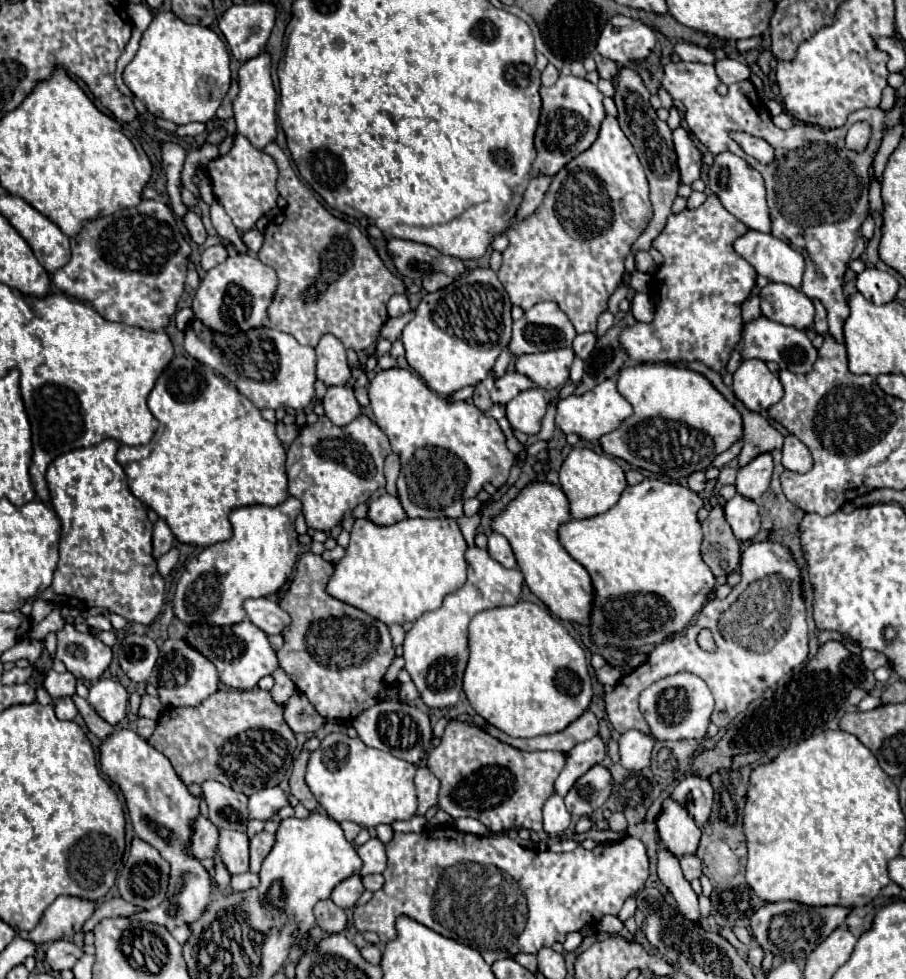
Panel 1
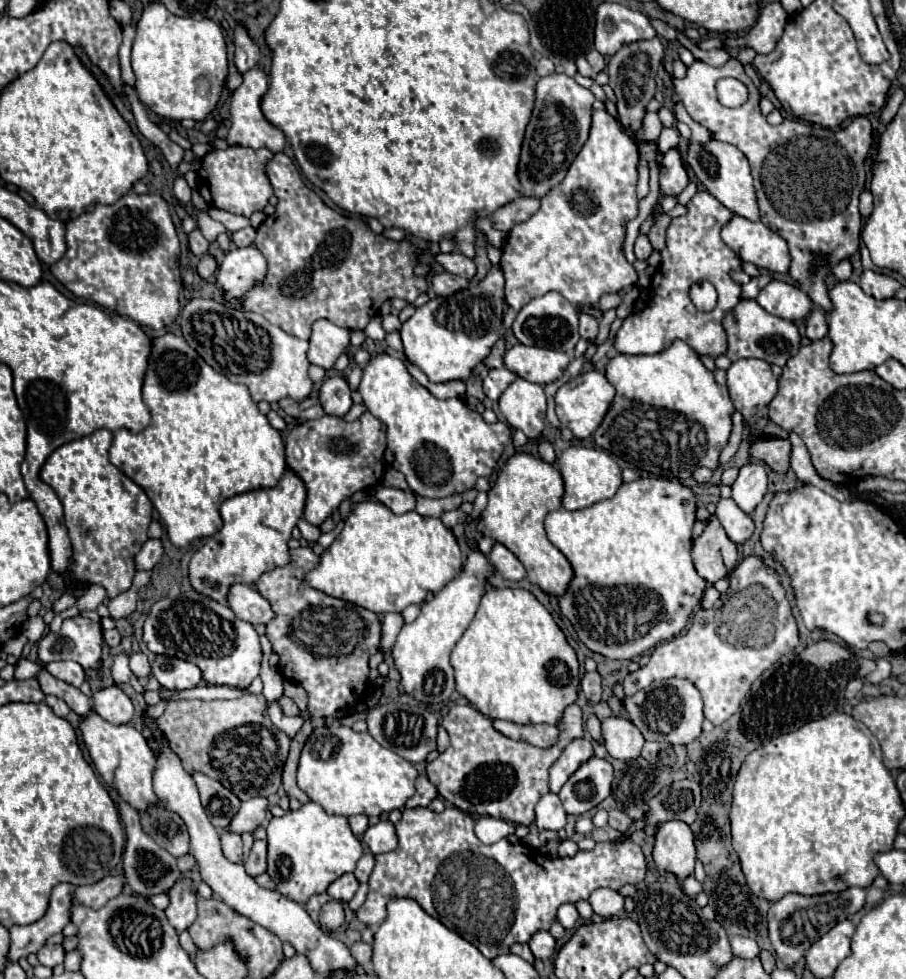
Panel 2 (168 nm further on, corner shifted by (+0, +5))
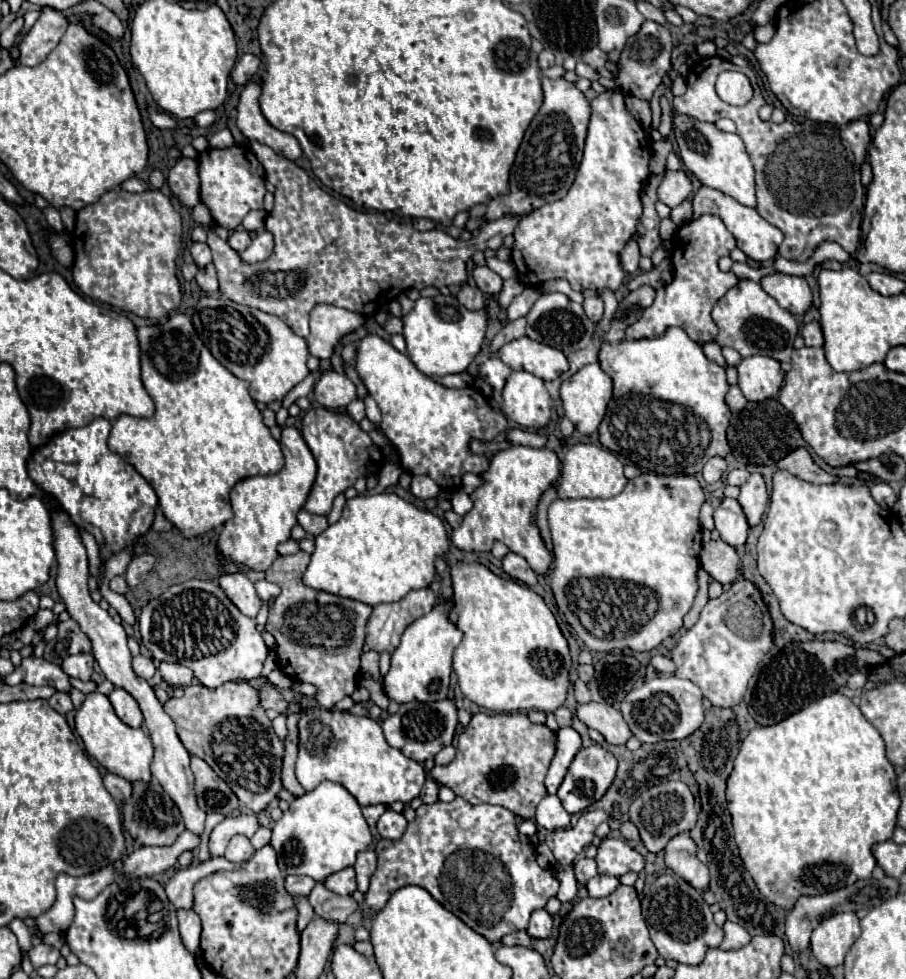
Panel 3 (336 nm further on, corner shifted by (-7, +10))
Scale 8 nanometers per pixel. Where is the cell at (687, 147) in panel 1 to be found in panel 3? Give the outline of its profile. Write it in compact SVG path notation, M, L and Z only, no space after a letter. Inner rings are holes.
M666 170L662 184L658 186L658 200L670 208L678 206L692 192L692 182L684 170Z

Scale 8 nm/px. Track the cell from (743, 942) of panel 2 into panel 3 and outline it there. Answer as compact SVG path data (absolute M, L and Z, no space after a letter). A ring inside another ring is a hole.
M726 920L726 924L724 924L724 942L720 944L722 950L738 950L738 948L746 946L750 940L752 940L752 936L748 934L746 928Z

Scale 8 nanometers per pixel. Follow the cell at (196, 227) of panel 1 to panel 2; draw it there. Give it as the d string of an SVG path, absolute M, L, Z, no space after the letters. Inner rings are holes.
M195 229L195 231L189 235L189 249L191 249L191 253L197 255L197 257L201 257L201 255L207 253L209 243L207 243L207 239L199 233L199 229Z

